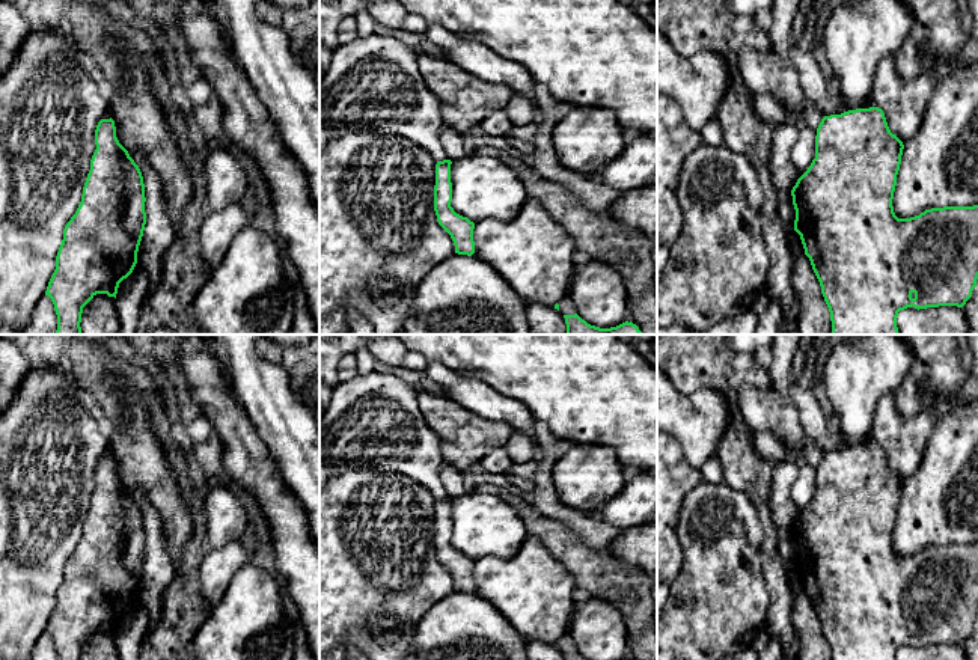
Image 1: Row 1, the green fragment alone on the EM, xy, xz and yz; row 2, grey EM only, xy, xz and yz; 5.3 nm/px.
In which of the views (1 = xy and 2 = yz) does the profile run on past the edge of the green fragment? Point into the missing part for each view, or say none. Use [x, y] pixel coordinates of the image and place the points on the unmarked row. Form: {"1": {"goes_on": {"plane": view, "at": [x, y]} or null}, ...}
{"1": {"goes_on": null}, "2": {"goes_on": null}}

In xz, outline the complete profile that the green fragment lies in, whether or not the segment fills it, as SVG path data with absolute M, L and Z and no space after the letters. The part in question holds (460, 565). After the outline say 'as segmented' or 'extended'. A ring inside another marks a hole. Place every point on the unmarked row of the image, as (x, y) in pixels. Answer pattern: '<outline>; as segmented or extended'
M451 497L437 499L434 523L434 548L439 562L451 573L455 591L472 594L475 591L475 561L454 548Z; as segmented

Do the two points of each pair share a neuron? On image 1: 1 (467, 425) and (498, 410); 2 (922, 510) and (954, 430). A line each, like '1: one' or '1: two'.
1: two
2: one

